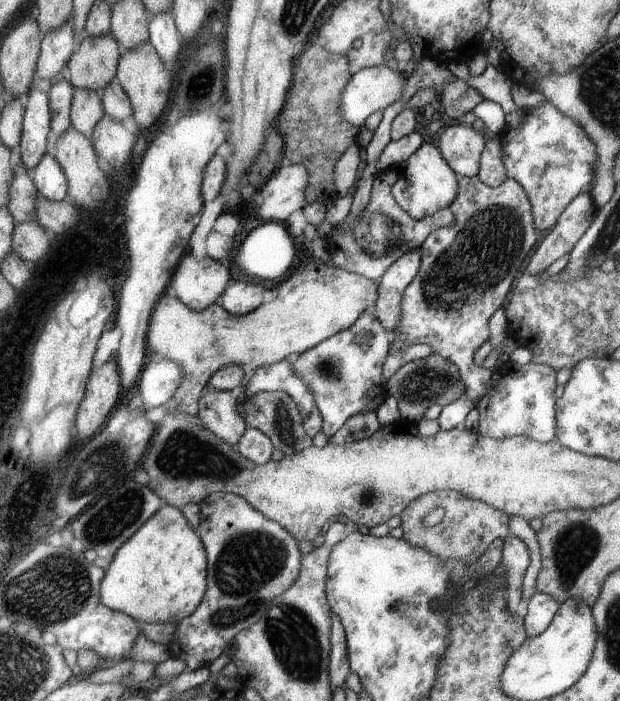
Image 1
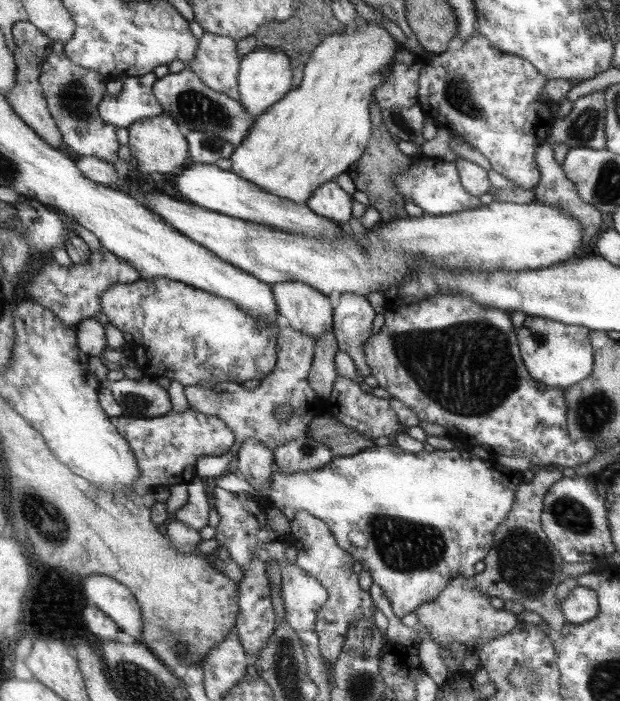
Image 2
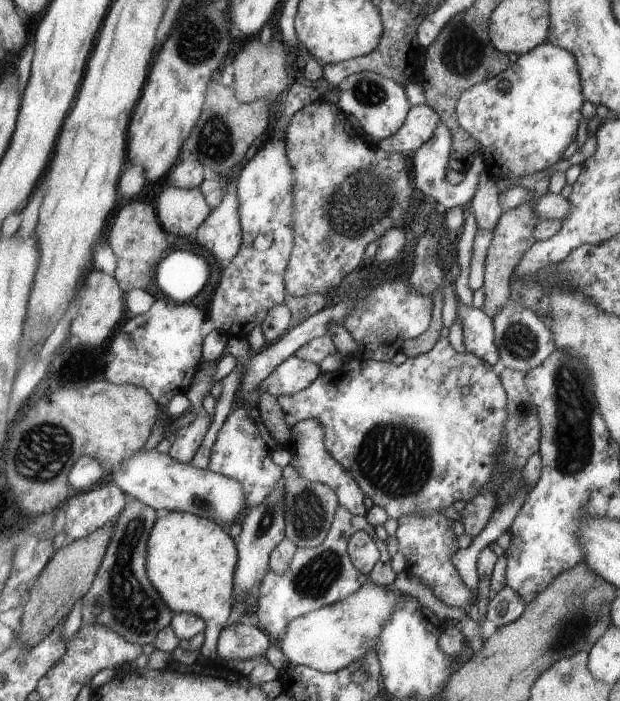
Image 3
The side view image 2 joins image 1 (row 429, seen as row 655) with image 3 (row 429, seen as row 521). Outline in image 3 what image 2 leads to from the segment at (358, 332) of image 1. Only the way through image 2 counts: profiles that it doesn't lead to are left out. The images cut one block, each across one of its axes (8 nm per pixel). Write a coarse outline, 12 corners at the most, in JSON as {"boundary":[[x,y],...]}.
{"boundary":[[294,424],[284,447],[310,482],[333,488],[352,514],[367,514],[355,477],[328,452],[324,426]]}

